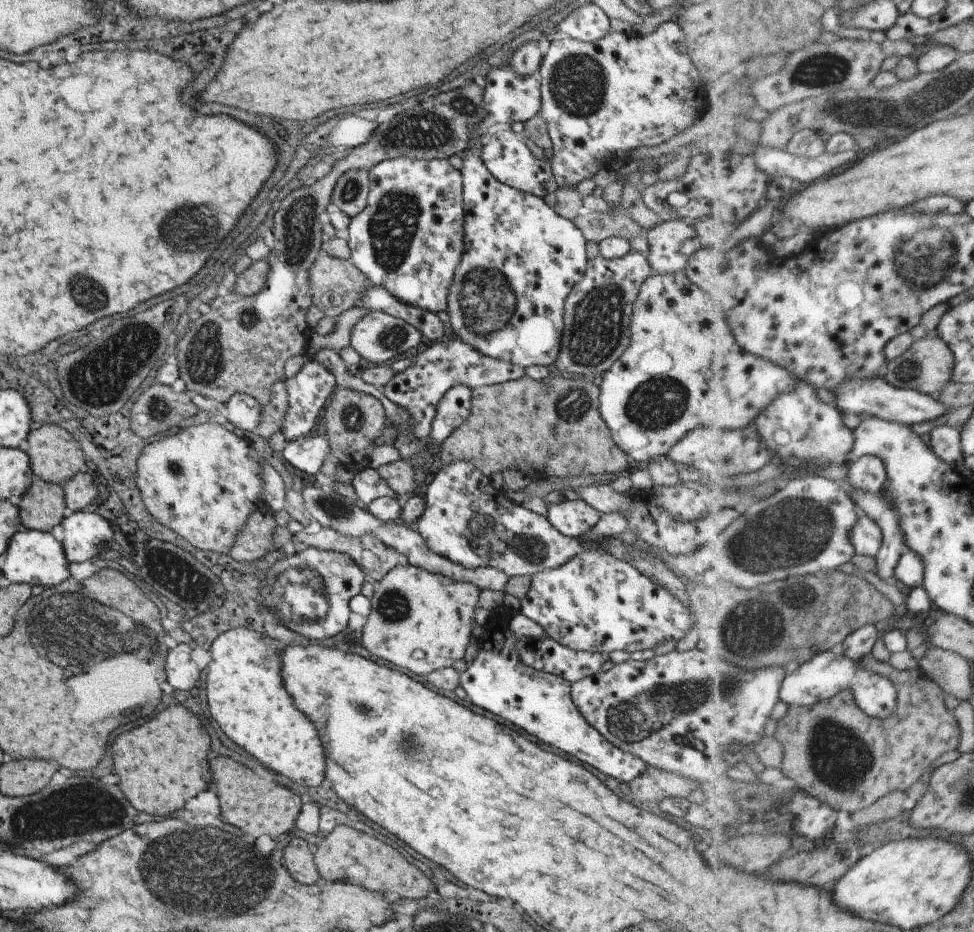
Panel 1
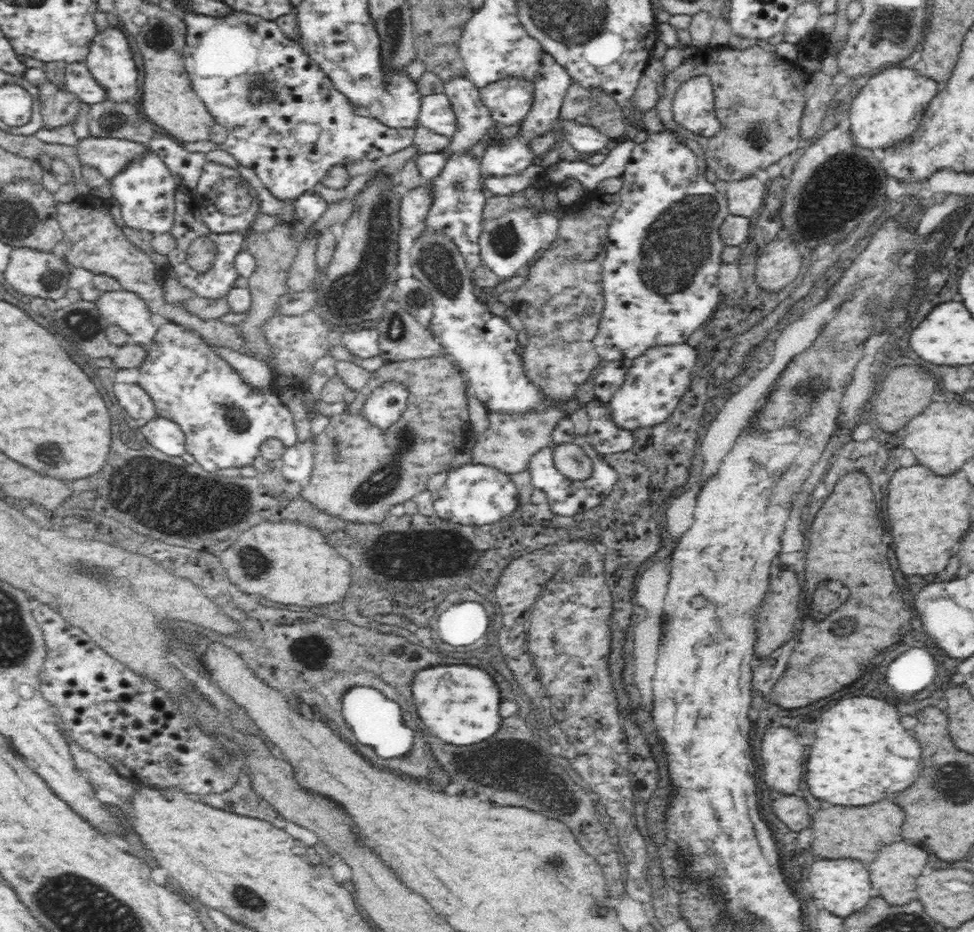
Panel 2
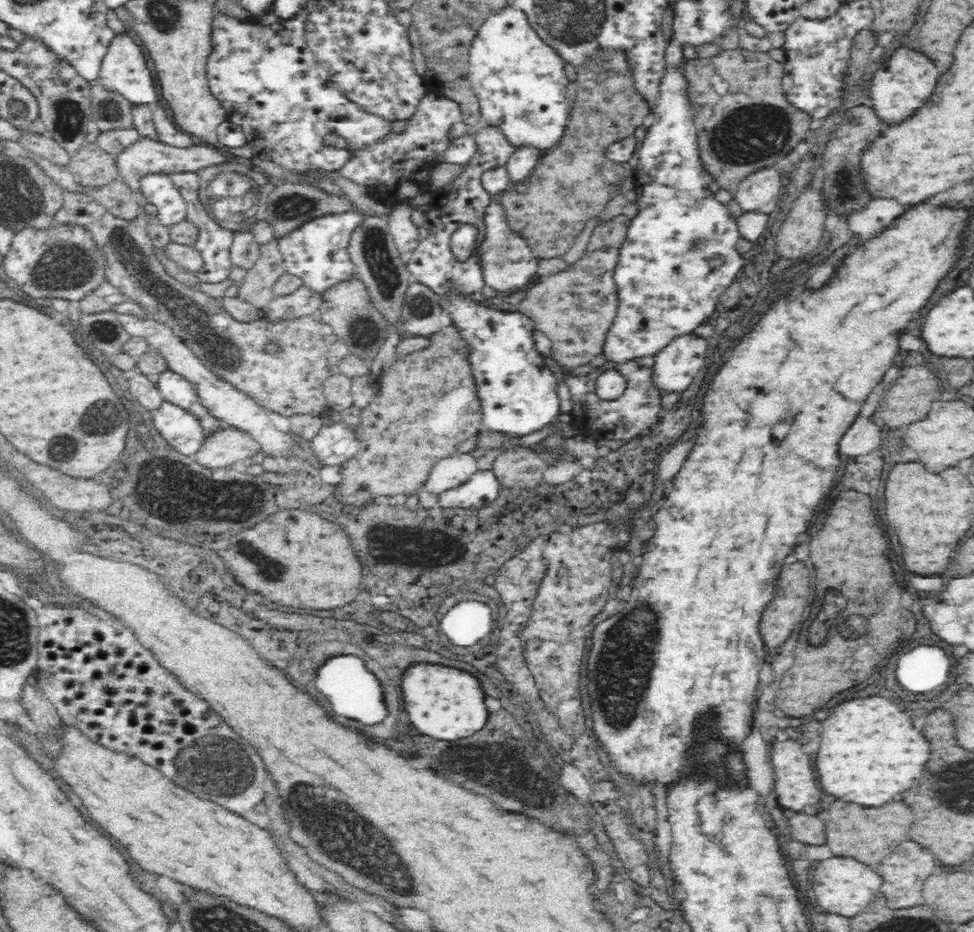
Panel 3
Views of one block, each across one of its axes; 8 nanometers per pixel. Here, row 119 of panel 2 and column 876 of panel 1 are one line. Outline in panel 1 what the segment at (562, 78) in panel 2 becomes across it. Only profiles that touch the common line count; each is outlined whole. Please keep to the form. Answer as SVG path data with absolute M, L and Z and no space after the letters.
M866 516L859 518L858 524L851 531L852 542L856 553L863 556L877 558L884 544L884 535L874 519Z

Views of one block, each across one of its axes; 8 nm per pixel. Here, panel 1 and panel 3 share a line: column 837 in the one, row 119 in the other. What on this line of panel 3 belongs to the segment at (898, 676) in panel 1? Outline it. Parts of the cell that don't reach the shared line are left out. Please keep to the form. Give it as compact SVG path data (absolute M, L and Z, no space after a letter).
M738 49L738 50L721 50L717 55L709 58L701 58L693 62L693 60L688 60L685 66L685 77L690 81L690 100L693 103L694 109L694 121L697 125L697 133L699 143L699 155L702 161L702 167L704 171L707 172L709 178L714 178L716 184L720 189L734 192L737 186L747 177L747 175L752 174L755 170L764 168L766 166L774 166L778 162L778 158L786 156L790 150L794 150L794 146L798 142L802 142L806 136L808 136L808 130L810 130L810 120L811 117L806 115L804 112L799 111L798 108L792 107L787 101L785 93L783 92L783 86L781 81L783 80L784 74L784 63L778 62L768 53L765 52L749 52L748 50Z

